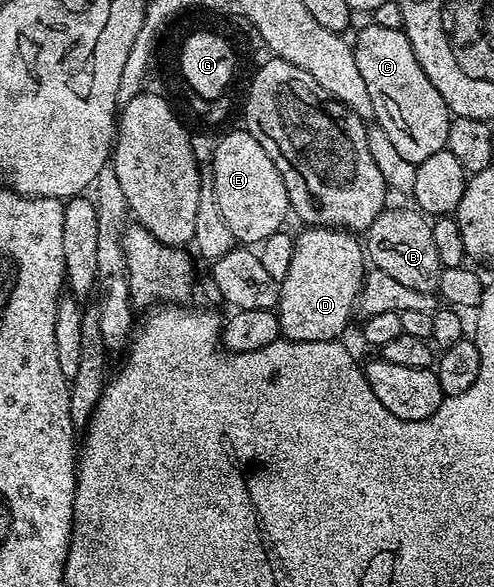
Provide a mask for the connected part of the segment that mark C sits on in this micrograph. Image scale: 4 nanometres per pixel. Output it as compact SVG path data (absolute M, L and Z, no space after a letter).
M368 24L359 32L358 39L353 39L352 45L360 76L364 76L368 96L372 96L373 121L388 132L400 156L417 164L428 160L432 152L445 150L452 115L444 104L444 96L440 96L432 80L424 76L424 68L420 68L420 60L416 60L416 52L412 52L406 31Z

